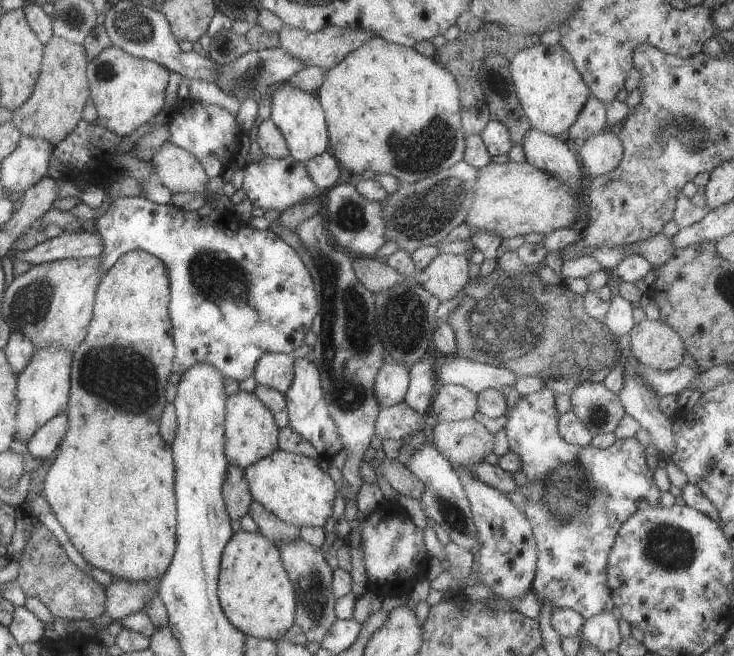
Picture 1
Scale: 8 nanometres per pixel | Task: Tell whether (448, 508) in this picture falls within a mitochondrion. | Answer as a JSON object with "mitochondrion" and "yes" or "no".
{"mitochondrion":"yes"}

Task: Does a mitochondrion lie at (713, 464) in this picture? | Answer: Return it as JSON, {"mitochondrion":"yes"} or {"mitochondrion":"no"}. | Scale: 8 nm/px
{"mitochondrion":"yes"}

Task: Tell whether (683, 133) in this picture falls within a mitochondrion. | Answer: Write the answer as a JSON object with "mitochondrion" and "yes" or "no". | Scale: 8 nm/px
{"mitochondrion":"yes"}

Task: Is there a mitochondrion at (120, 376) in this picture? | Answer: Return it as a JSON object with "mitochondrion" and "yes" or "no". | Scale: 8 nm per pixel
{"mitochondrion":"yes"}

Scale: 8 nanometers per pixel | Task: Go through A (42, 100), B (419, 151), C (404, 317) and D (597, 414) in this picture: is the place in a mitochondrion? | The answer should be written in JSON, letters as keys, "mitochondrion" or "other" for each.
{"A":"other","B":"mitochondrion","C":"mitochondrion","D":"mitochondrion"}

